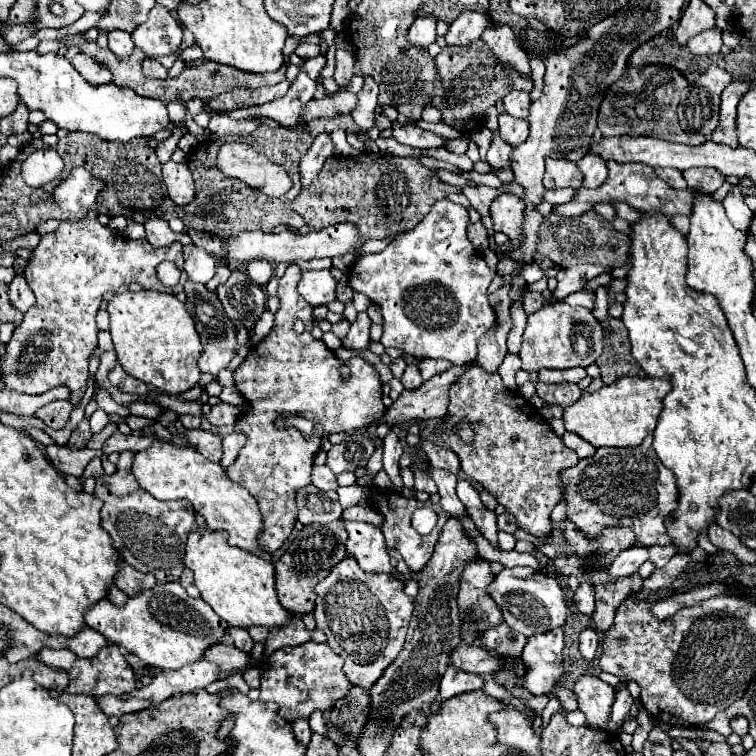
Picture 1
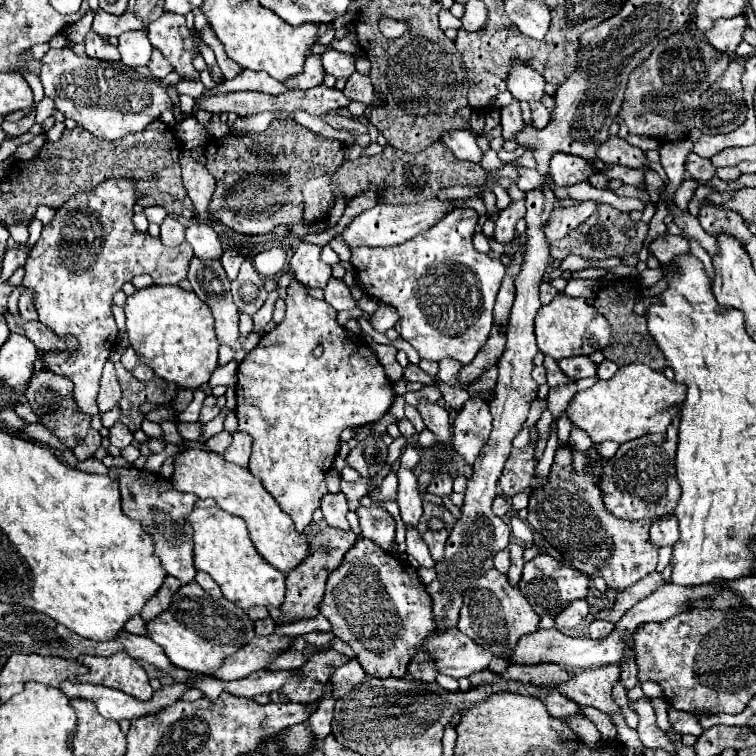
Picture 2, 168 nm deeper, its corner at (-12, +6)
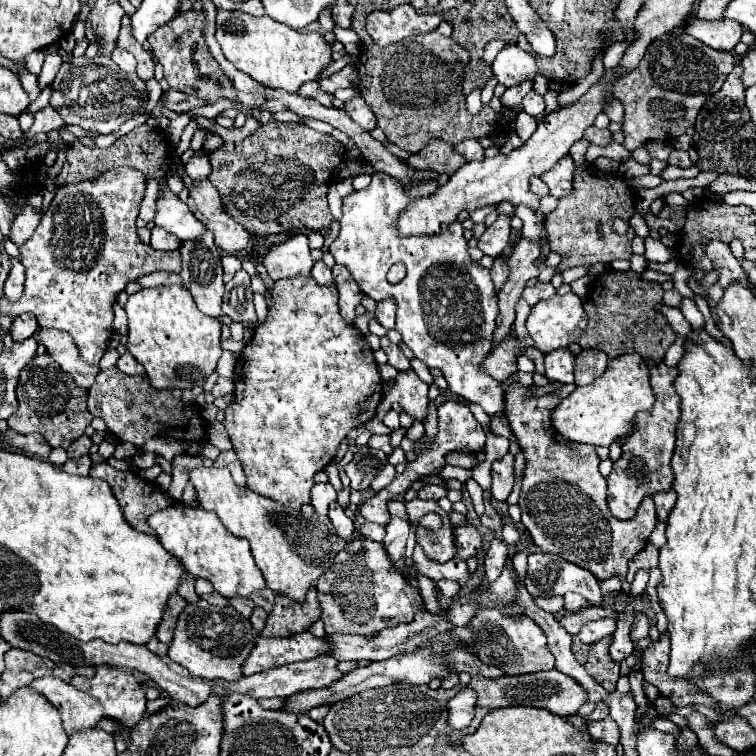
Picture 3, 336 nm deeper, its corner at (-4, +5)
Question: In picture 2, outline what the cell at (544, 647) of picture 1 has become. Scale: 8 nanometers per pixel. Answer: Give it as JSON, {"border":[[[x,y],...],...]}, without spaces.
{"border":[[[574,600],[556,616],[556,628],[560,632],[576,628],[586,618],[586,614],[588,614],[588,602],[586,600]]]}

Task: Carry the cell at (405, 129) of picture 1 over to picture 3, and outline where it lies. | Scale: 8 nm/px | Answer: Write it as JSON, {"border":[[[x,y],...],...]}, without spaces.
{"border":[[[464,139],[462,143],[454,145],[454,149],[466,159],[466,161],[480,161],[484,159],[484,149],[476,139]]]}

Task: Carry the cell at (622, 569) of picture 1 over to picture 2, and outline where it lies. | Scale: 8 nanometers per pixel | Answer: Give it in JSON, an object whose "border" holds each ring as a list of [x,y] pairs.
{"border":[[[666,514],[660,520],[652,522],[650,528],[650,536],[652,536],[652,544],[660,546],[674,546],[678,540],[678,520],[674,514]]]}

